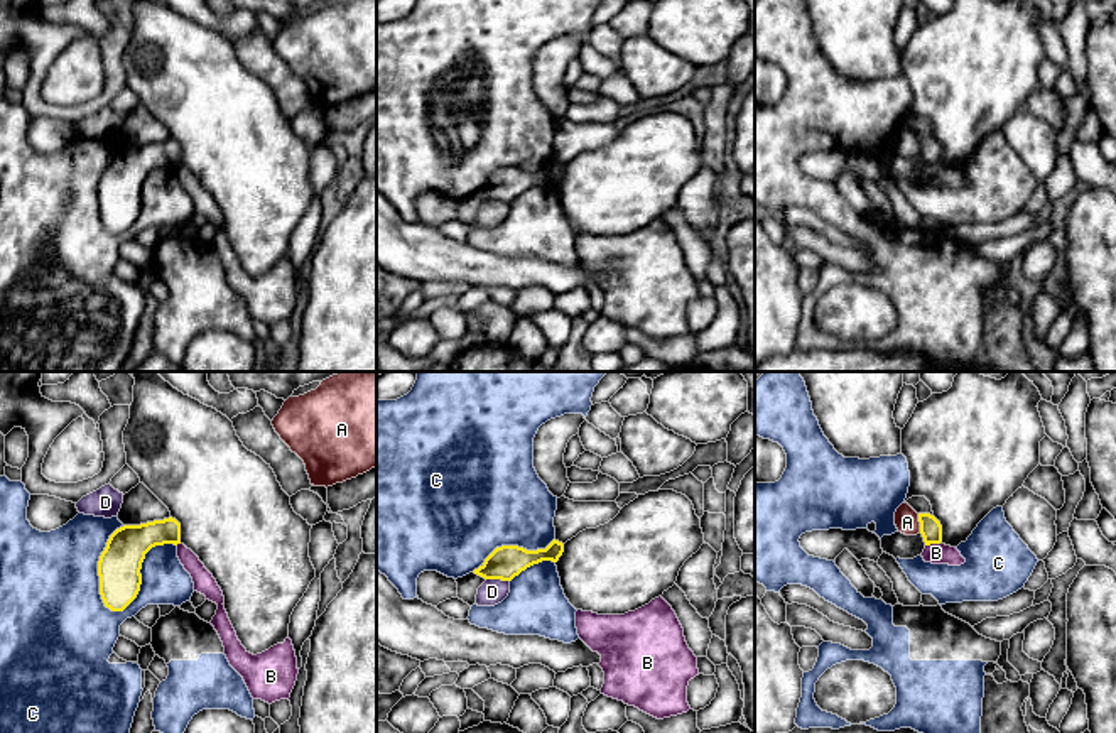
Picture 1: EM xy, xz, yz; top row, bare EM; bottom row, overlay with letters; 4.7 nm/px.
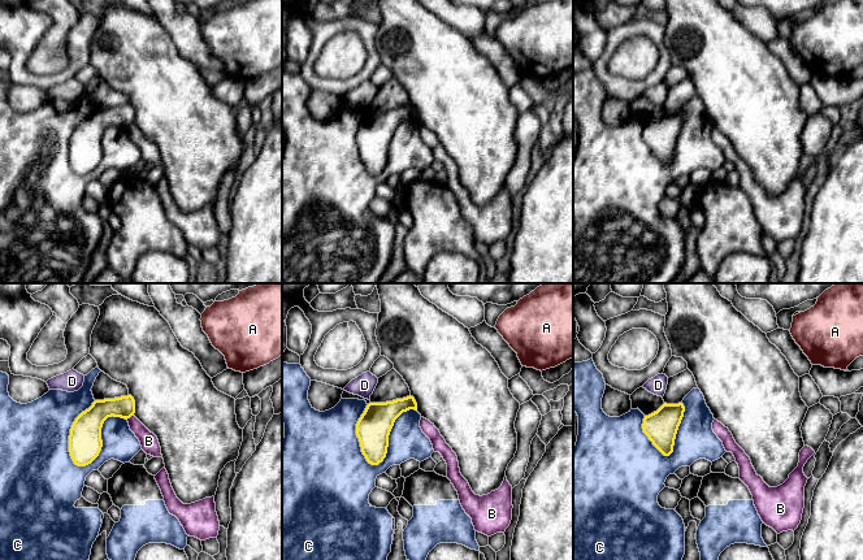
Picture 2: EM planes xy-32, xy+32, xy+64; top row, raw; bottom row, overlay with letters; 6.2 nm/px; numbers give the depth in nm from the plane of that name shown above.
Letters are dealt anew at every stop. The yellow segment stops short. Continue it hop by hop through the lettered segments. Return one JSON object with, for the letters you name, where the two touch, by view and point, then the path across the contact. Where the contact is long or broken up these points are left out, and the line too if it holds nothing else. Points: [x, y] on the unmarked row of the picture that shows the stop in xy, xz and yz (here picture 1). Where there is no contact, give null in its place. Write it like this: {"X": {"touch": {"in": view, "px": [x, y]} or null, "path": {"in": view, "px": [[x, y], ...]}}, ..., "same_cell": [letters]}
{"same_cell": []}

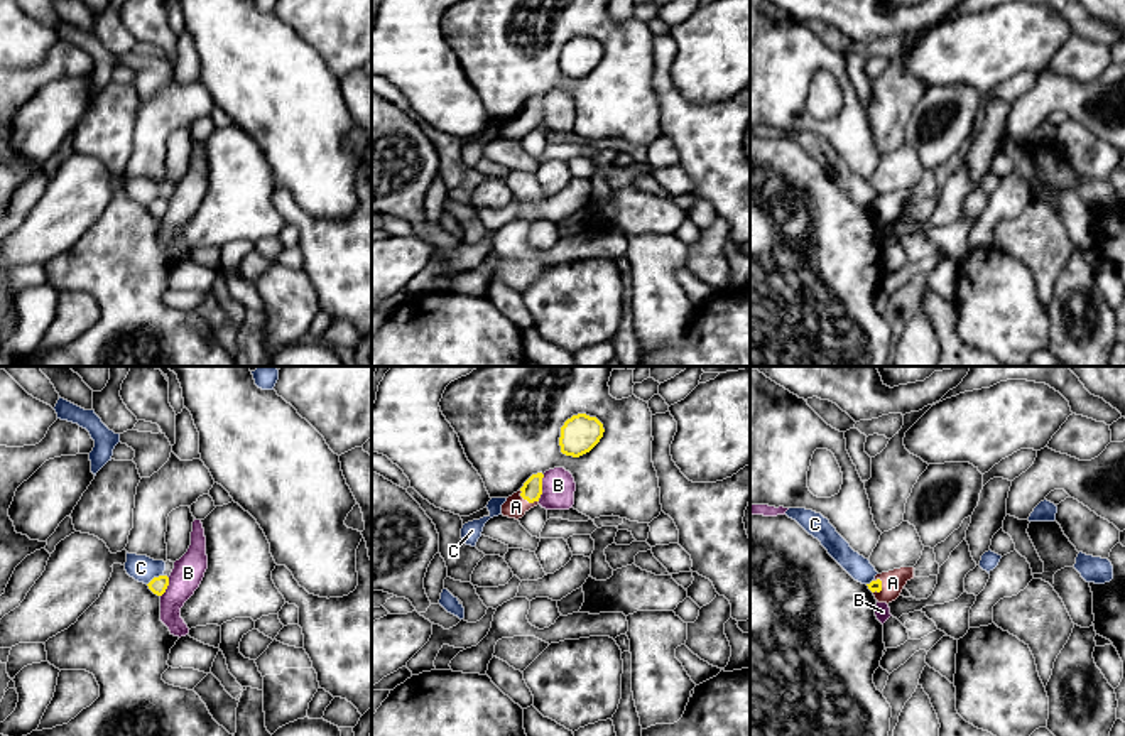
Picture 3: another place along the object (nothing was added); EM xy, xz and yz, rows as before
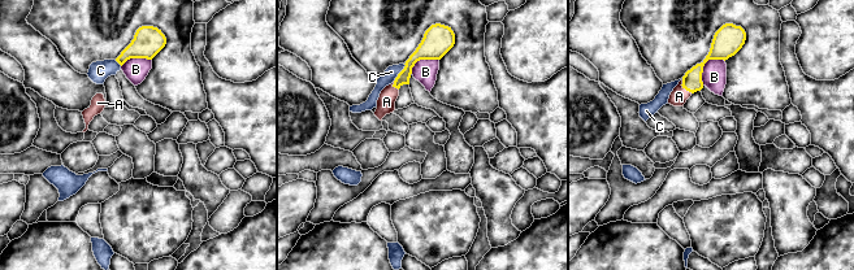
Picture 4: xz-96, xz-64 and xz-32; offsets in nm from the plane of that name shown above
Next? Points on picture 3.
{"A": {"touch": {"in": "xz", "px": [527, 122]}, "path": {"in": "xz", "px": [[532, 110], [527, 122], [516, 129]]}}, "same_cell": ["A"]}

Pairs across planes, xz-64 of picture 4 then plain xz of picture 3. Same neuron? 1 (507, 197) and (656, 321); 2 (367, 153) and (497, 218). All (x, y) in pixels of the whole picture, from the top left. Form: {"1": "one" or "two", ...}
{"1": "one", "2": "two"}

